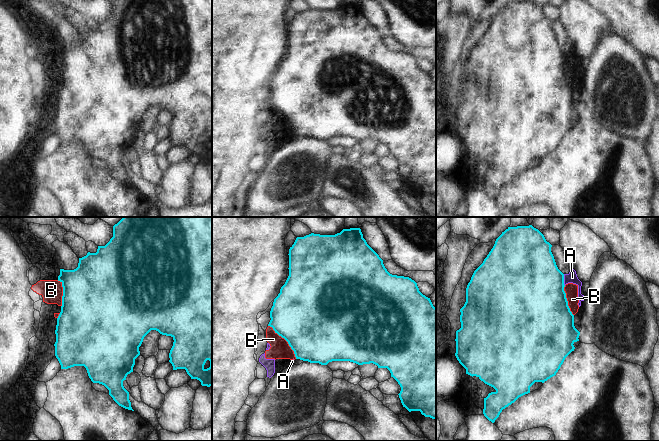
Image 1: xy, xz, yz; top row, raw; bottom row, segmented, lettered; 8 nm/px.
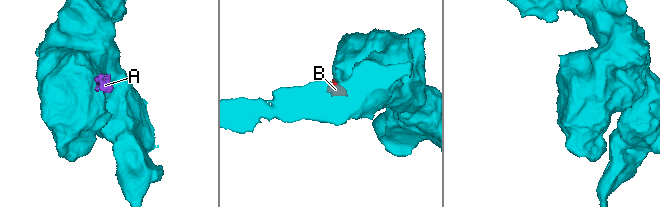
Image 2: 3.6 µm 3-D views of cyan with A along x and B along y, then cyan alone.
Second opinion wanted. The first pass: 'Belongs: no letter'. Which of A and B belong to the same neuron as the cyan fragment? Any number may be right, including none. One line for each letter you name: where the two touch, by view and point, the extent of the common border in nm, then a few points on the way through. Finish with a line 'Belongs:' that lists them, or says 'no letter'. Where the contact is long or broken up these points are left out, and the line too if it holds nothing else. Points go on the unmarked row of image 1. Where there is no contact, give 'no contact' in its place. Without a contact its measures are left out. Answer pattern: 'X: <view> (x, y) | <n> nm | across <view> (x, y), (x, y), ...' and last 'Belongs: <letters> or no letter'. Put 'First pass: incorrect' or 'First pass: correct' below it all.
B: xz (286, 116) | 360 nm | across xz (306, 92), (286, 116), (280, 125)
Belongs: B
First pass: incorrect

